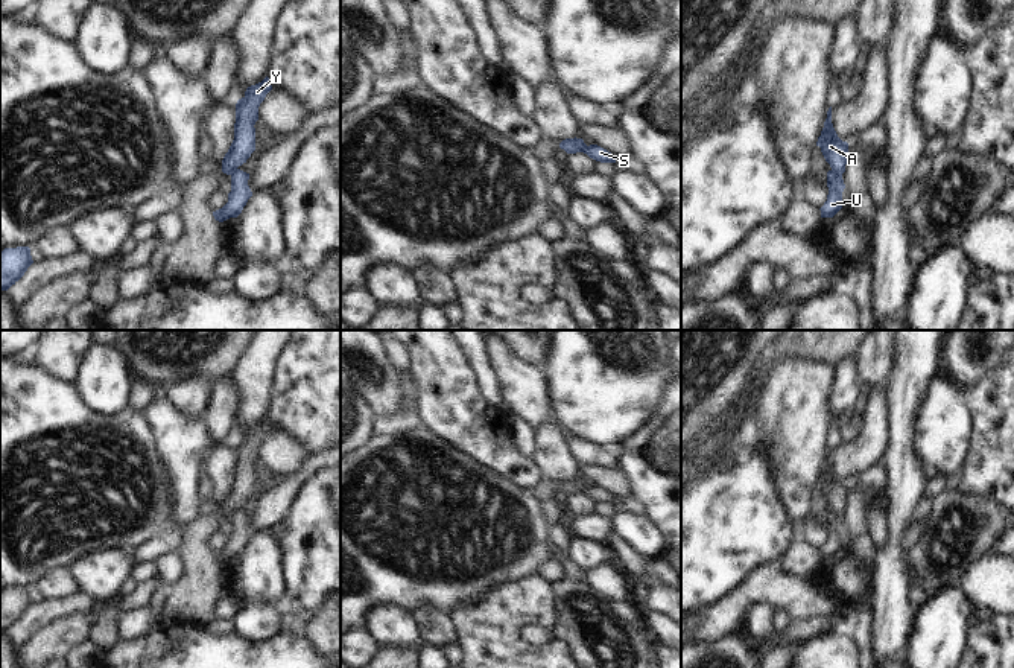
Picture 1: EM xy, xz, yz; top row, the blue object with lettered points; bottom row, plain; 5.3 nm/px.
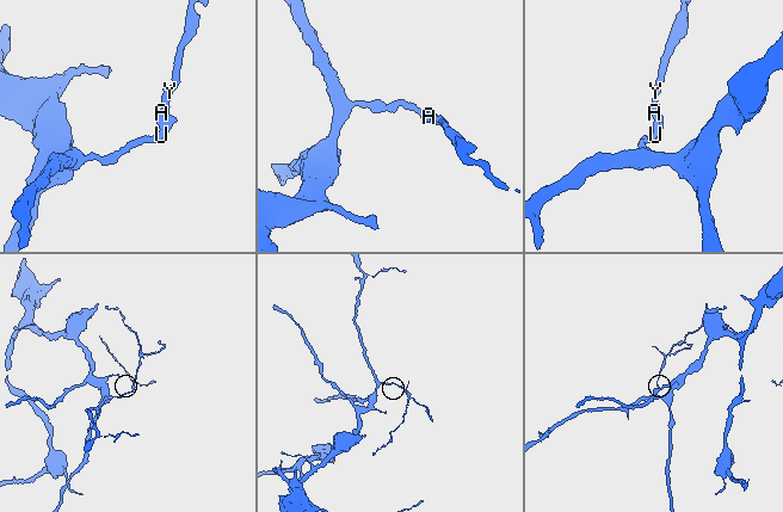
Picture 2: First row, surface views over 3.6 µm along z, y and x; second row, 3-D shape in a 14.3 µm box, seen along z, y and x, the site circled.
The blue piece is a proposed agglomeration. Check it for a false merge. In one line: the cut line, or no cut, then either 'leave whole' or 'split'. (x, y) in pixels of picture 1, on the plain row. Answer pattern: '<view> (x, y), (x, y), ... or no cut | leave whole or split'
xz (573, 480), (584, 492) | split

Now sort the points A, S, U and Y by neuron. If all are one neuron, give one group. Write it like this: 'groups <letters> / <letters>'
groups A Y / S U

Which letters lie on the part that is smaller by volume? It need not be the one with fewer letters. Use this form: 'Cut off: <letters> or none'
Cut off: A, Y

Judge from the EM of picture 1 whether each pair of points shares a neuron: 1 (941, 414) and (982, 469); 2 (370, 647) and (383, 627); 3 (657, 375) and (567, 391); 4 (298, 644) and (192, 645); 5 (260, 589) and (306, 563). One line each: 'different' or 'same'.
1: different
2: different
3: same
4: same
5: different

